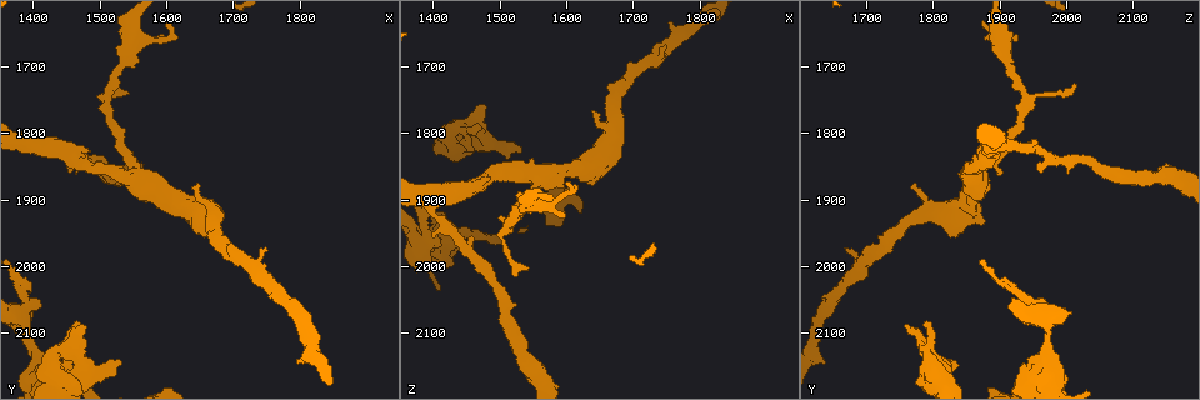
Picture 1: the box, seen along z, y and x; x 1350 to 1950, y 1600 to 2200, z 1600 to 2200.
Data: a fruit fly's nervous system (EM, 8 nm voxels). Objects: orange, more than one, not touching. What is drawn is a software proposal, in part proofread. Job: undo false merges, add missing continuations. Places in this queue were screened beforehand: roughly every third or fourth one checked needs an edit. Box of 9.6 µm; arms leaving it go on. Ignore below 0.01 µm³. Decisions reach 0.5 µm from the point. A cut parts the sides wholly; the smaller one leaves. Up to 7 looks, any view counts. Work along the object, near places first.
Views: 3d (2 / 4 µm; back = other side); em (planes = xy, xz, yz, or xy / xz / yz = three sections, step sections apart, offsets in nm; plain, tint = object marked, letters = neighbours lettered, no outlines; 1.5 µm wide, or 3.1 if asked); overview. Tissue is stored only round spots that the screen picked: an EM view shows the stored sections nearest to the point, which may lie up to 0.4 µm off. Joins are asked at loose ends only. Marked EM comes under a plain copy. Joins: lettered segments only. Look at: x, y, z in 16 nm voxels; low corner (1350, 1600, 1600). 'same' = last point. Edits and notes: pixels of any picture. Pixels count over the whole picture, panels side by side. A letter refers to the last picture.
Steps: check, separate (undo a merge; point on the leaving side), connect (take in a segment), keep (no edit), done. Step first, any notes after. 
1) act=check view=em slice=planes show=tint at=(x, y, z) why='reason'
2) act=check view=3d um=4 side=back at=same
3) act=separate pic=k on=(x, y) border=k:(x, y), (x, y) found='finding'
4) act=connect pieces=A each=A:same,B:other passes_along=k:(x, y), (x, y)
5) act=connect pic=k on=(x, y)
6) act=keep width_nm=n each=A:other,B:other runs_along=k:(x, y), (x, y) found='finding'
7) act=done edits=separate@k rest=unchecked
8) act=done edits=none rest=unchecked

act=check view=em slice=xz step=4 show=tint at=(1470, 2085, 1795) why='free end'

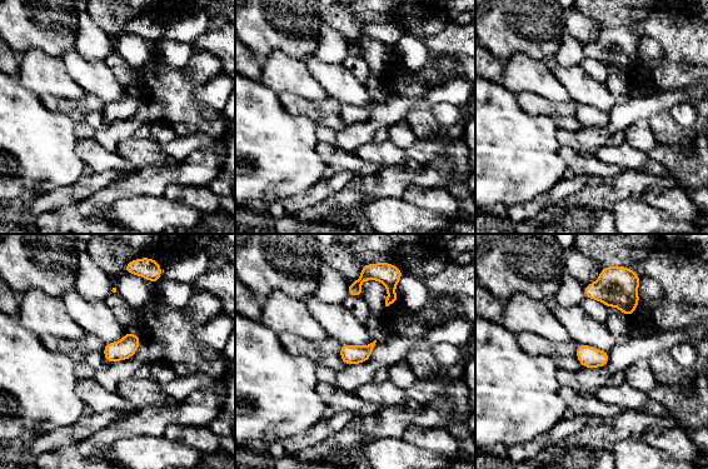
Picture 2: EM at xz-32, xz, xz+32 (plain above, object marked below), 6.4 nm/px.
act=check view=em slice=xy step=4 show=letters at=same

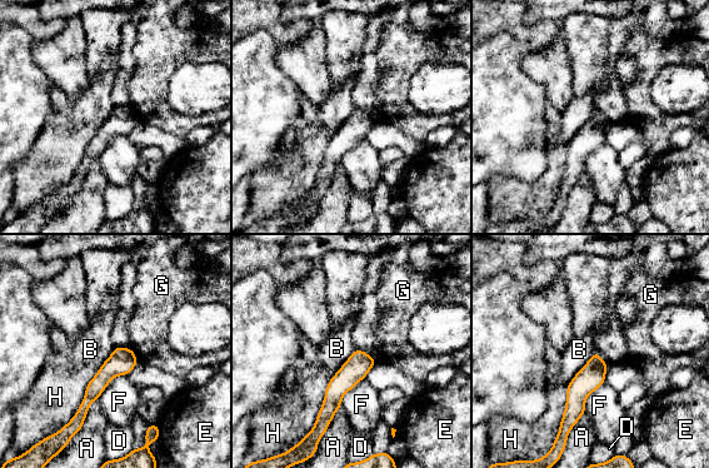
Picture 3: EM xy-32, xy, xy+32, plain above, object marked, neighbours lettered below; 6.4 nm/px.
act=keep each=A:other,B:other,D:other,E:other,F:other,G:other,H:other border=3:(131, 349), (139, 361) found='no lettered segment goes on from it'

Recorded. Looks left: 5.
act=check view=em slice=yz step=8 show=tint at=(1510, 1770, 1935) why='a narrow waist'

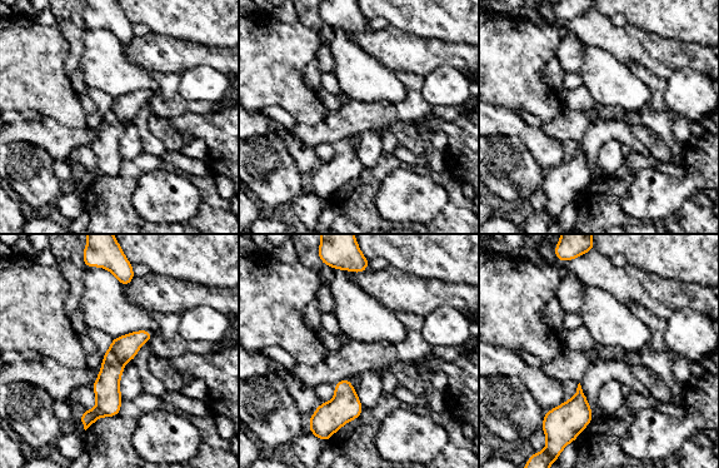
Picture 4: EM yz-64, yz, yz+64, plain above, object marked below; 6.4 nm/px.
act=check view=em slice=planes show=letters at=same

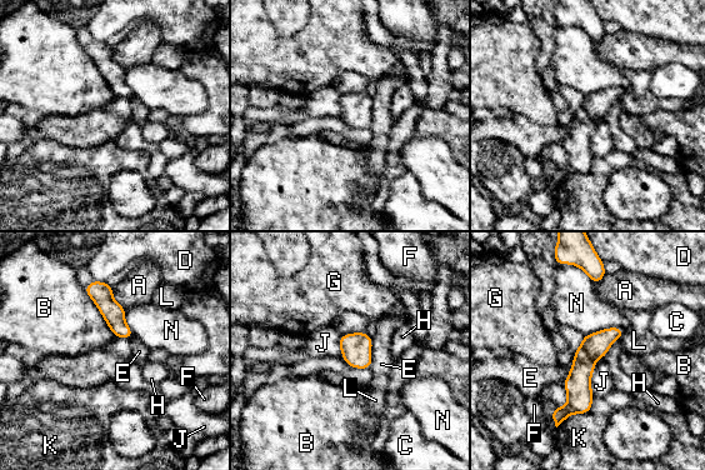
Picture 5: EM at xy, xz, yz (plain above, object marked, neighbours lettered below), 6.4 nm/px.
act=keep each=A:other,B:other,C:other,D:other,E:other,F:other,G:other,H:other,J:other,K:other,L:other,N:other border=5:(596, 365), (591, 374), (593, 396) found='all the same cell'

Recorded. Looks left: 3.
act=check view=3d um=2 at=(1595, 1655, 1925) why='branch stops here'

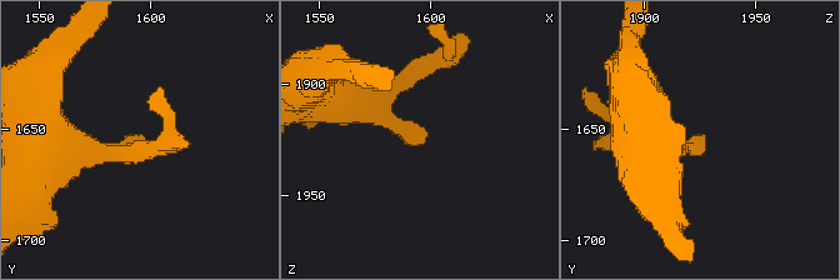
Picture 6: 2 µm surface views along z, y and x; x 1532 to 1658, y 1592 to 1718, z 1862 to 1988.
act=check view=em slice=yz step=4 show=letters at=(1598, 1655, 1924)

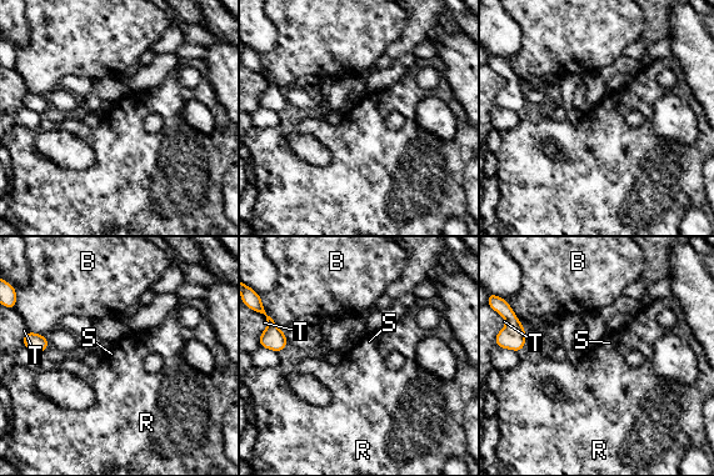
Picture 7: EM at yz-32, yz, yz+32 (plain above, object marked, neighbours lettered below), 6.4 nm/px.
act=check view=em slice=xy step=4 show=letters at=same

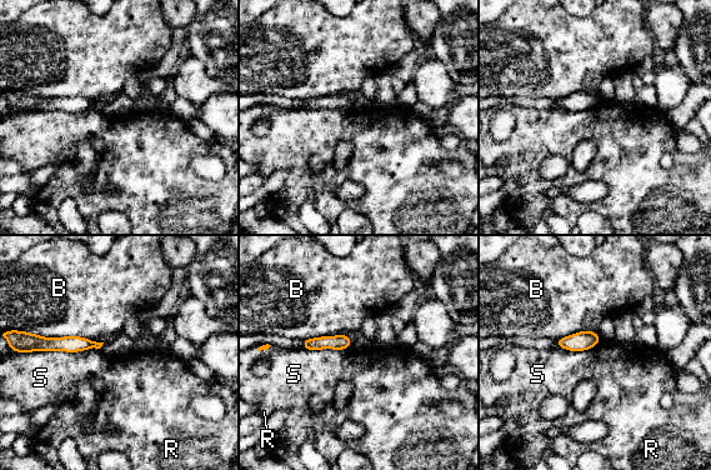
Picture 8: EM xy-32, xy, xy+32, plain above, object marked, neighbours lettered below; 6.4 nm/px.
act=keep each=B:other,R:other,S:other found='none of them fits'

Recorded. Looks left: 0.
act=done edits=none rest=unchecked

